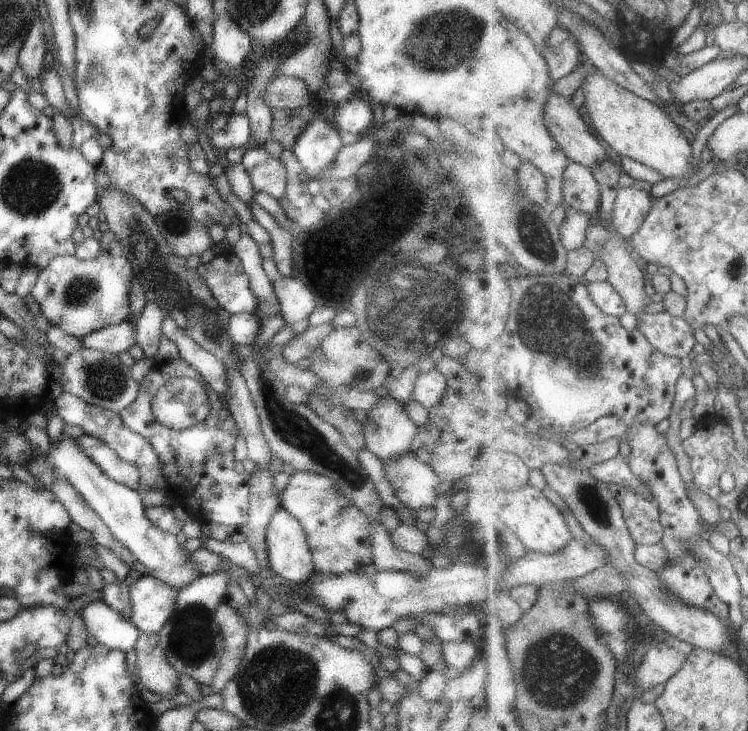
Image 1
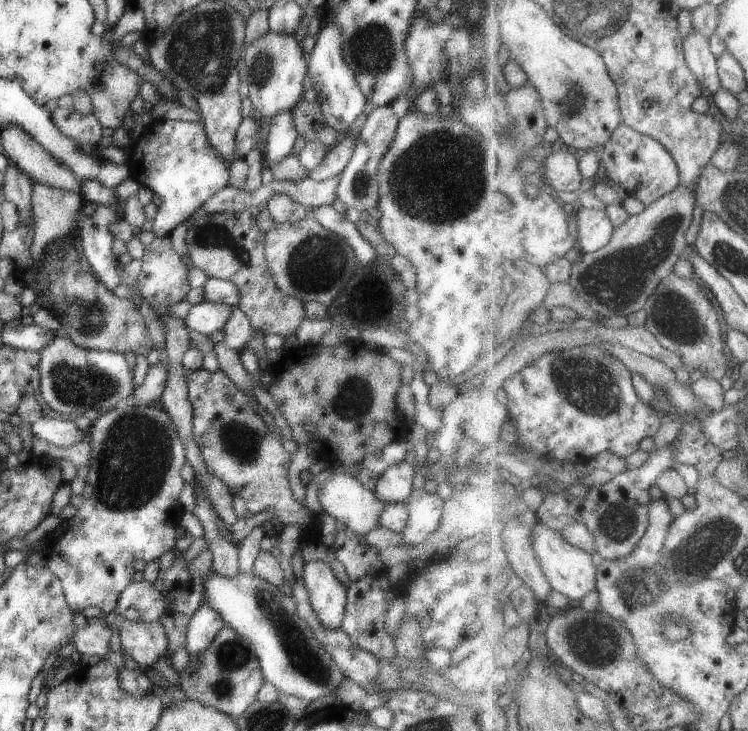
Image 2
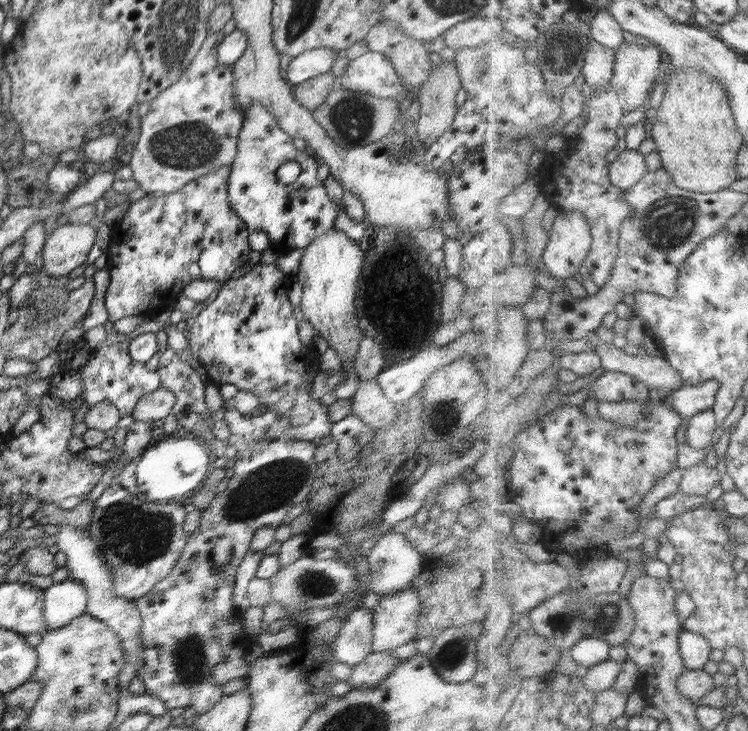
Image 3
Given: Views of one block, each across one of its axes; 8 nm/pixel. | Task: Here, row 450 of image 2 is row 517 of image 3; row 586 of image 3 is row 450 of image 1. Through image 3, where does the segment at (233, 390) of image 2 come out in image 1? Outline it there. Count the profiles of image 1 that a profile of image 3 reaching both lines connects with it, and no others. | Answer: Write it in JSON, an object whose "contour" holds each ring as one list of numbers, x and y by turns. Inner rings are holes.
{"contour":[[182,357,171,362,155,365,149,374,141,380,136,400,119,412,122,422,136,434,151,442,159,456,163,477,168,488,179,502,193,514,193,518,202,523,221,523,226,525,244,523,249,505,250,474,237,473,234,470,234,445,239,437,239,428,225,402,213,389,208,390,210,410,208,416,198,424,186,430,174,430,155,420,151,411,151,399,158,389,168,380,185,377,188,362]]}

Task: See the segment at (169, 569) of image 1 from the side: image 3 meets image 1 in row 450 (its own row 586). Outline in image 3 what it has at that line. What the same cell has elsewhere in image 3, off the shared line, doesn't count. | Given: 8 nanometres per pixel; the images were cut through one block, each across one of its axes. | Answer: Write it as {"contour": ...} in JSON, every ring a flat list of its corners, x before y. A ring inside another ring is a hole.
{"contour":[[67,578,44,591,43,613,47,630,62,628,77,616,87,614,89,598,80,581]]}

